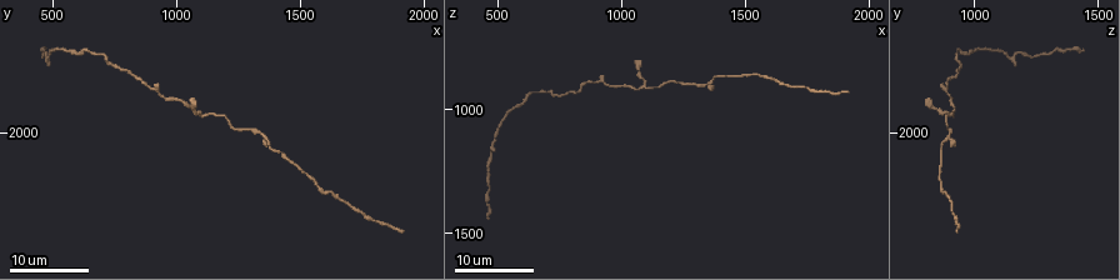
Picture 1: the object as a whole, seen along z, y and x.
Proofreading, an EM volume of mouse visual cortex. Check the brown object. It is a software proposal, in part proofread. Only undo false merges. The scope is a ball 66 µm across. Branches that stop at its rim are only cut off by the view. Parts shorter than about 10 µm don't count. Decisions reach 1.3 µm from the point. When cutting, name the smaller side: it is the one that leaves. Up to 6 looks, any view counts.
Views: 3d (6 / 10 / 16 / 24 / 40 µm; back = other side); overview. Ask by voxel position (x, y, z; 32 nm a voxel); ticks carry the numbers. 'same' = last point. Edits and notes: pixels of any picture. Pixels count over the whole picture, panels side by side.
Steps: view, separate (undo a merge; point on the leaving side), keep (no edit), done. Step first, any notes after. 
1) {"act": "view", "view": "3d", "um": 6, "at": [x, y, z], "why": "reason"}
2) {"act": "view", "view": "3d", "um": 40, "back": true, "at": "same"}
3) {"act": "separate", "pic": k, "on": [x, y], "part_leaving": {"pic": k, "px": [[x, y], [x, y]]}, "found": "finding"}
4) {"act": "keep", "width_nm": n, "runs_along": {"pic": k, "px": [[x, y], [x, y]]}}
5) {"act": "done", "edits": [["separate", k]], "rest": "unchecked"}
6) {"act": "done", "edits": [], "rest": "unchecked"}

{"act": "view", "view": "3d", "um": 16, "at": [1070, 1910, 910], "why": "three arms meet"}

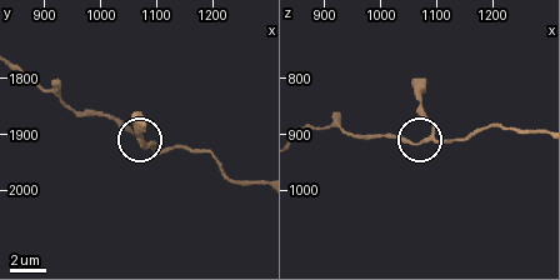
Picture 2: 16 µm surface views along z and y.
{"act": "view", "view": "3d", "um": 10, "at": "same"}

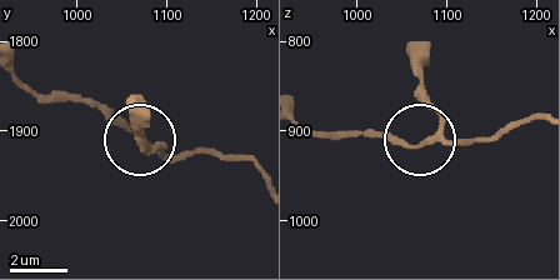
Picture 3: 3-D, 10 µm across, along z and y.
{"act": "keep", "width_nm": 150, "runs_along": {"pic": 3, "px": [[386, 141], [489, 141]]}, "found": "continuous, no second neuron"}

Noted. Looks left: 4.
{"act": "view", "view": "3d", "um": 16, "at": [1360, 2030, 890]}

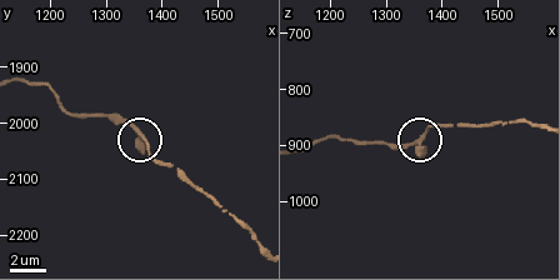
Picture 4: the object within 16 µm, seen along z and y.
{"act": "view", "view": "3d", "um": 6, "at": [1360, 2020, 885]}

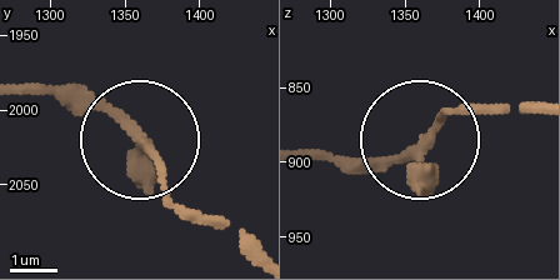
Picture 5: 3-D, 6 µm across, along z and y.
{"act": "keep", "runs_along": {"pic": 5, "px": [[29, 83], [89, 95], [204, 223]]}, "found": "one neuron here"}

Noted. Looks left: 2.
{"act": "view", "view": "3d", "um": 24, "at": [900, 1820, 880], "why": "three arms meet"}

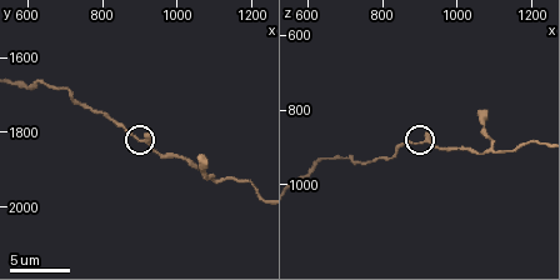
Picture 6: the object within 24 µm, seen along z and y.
{"act": "view", "view": "3d", "um": 10, "at": [890, 1820, 890], "why": "zoom in"}

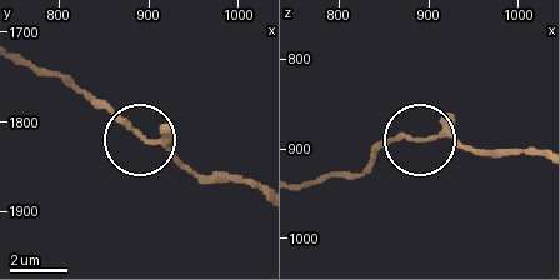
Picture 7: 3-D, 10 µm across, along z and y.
{"act": "keep", "width_nm": 160, "runs_along": {"pic": 7, "px": [[538, 154], [474, 153], [445, 138], [394, 138], [375, 150]]}, "found": "all the same neuron"}

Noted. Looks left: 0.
{"act": "done", "edits": [], "rest": "unchecked"}

